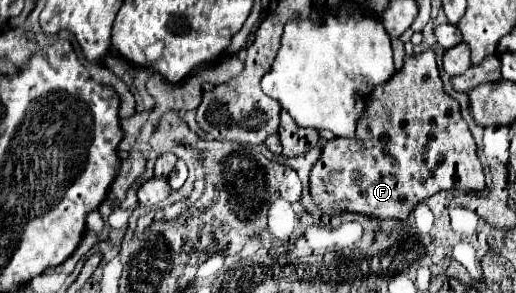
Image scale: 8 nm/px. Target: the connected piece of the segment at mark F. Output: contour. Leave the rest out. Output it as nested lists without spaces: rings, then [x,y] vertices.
[[[432,49],[406,57],[404,67],[394,73],[390,83],[374,91],[374,95],[370,97],[370,107],[358,123],[358,137],[362,141],[344,137],[328,141],[322,149],[318,163],[312,167],[310,193],[316,205],[326,215],[334,215],[340,211],[356,211],[376,219],[406,221],[408,213],[420,201],[432,197],[442,189],[484,189],[484,167],[476,155],[476,141],[460,115],[458,101],[444,93]]]

